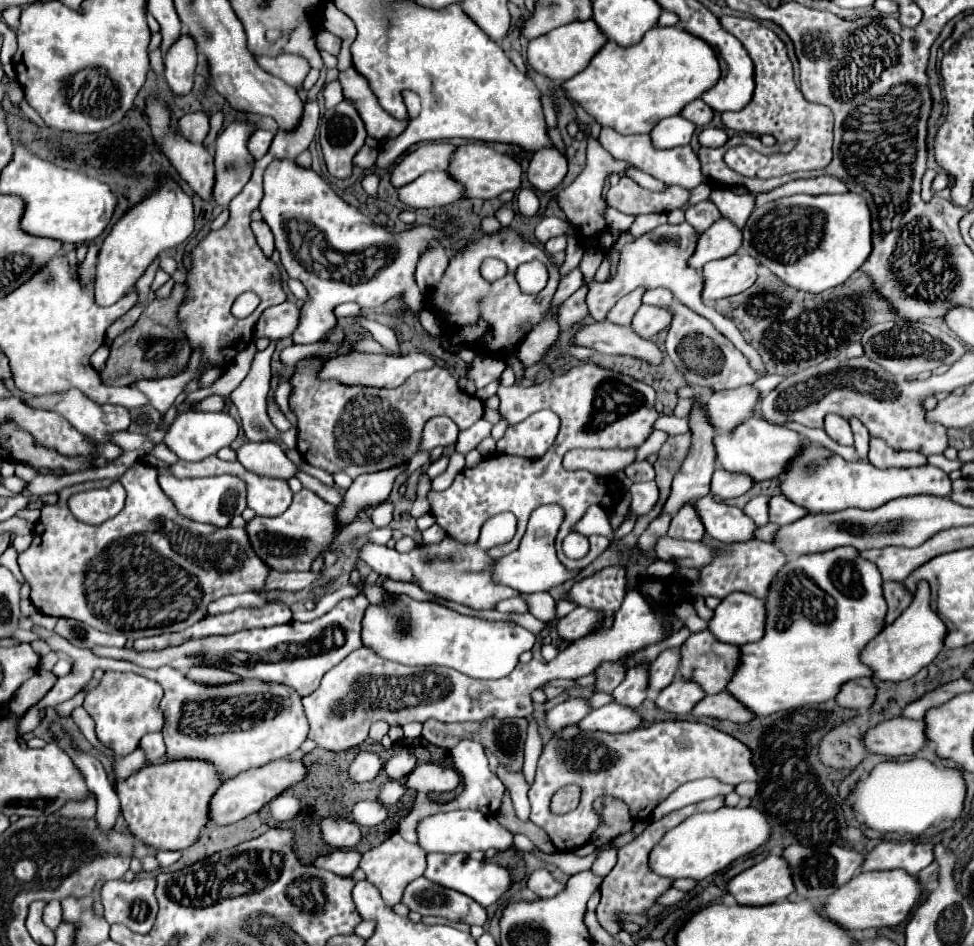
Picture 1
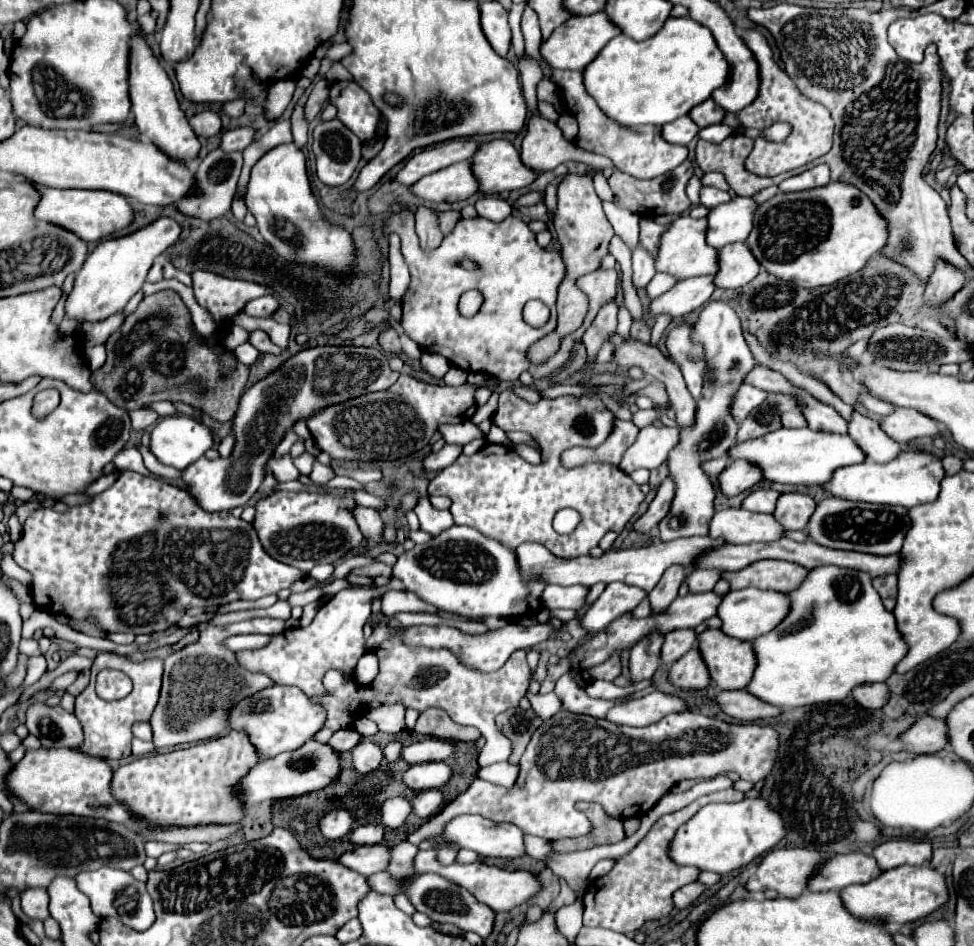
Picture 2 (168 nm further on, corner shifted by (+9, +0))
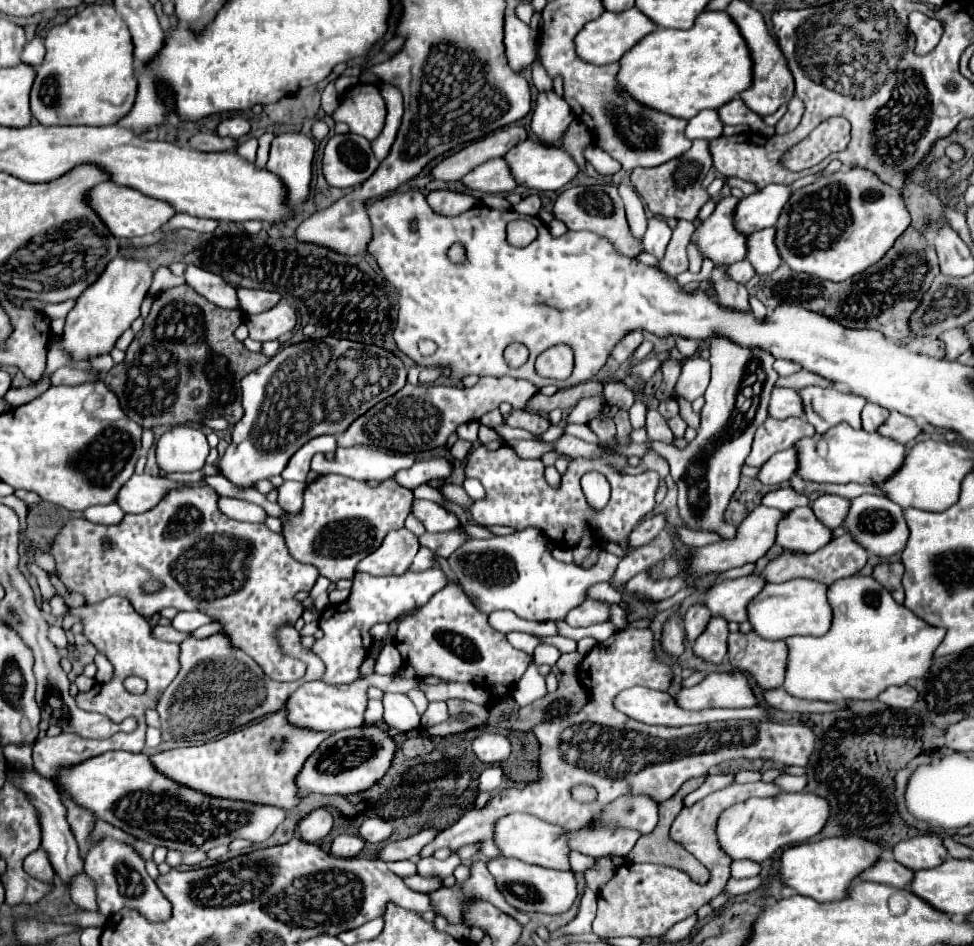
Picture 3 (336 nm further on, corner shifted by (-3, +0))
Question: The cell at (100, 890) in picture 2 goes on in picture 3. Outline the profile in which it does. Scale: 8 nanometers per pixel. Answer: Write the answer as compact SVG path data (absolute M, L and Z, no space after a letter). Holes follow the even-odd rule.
M110 840L98 842L84 858L84 874L88 874L96 886L98 910L104 916L112 916L122 908L132 908L150 922L166 922L172 914L172 904L158 890L156 882L148 876L142 858L138 858L130 846L122 846L120 842Z

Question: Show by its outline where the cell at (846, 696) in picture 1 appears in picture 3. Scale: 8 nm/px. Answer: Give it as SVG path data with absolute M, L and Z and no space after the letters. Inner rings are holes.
M910 684L890 686L878 696L880 702L884 702L886 706L894 706L894 708L910 708L916 702L916 698L918 698L918 692Z

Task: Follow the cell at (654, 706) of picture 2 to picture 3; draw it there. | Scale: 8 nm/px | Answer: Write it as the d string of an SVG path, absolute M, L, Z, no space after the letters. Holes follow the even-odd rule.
M742 672L736 674L710 674L700 684L680 690L674 702L682 710L704 708L748 708L756 706L756 698Z

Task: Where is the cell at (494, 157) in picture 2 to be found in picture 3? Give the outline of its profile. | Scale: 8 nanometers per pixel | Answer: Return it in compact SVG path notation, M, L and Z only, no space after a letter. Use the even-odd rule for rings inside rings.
M524 140L518 146L510 148L508 154L504 156L504 160L506 160L516 184L530 188L530 190L558 190L580 172L576 162L562 148L556 146L554 150L546 150L546 146L542 146L536 140Z

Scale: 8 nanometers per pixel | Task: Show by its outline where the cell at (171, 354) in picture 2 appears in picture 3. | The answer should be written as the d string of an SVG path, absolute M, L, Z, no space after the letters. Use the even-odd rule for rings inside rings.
M188 284L170 288L154 298L152 310L144 320L144 328L128 346L124 362L112 366L104 382L118 396L124 414L138 422L142 428L154 428L160 424L176 426L190 420L200 420L204 416L226 418L230 426L234 426L242 418L240 380L270 360L264 354L248 352L246 346L234 338L234 330L242 322L242 312L218 308L204 296L196 294Z

